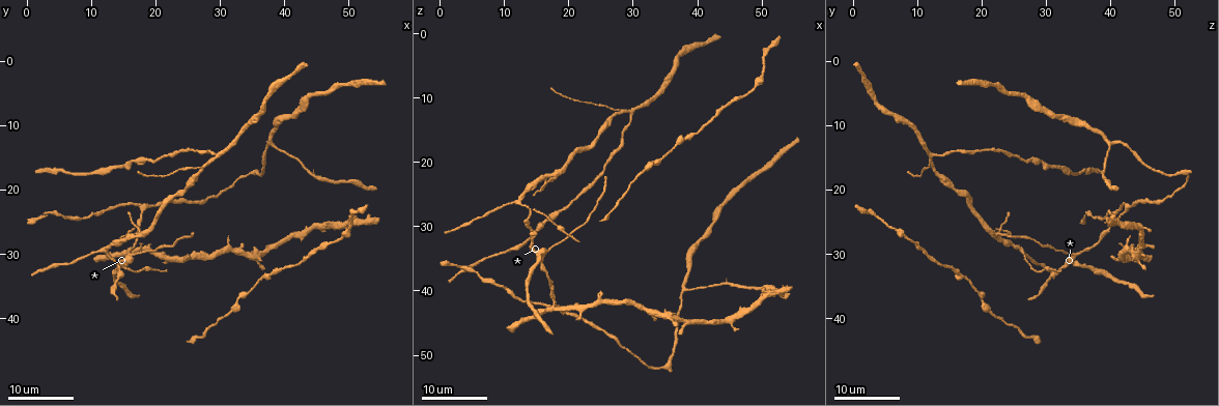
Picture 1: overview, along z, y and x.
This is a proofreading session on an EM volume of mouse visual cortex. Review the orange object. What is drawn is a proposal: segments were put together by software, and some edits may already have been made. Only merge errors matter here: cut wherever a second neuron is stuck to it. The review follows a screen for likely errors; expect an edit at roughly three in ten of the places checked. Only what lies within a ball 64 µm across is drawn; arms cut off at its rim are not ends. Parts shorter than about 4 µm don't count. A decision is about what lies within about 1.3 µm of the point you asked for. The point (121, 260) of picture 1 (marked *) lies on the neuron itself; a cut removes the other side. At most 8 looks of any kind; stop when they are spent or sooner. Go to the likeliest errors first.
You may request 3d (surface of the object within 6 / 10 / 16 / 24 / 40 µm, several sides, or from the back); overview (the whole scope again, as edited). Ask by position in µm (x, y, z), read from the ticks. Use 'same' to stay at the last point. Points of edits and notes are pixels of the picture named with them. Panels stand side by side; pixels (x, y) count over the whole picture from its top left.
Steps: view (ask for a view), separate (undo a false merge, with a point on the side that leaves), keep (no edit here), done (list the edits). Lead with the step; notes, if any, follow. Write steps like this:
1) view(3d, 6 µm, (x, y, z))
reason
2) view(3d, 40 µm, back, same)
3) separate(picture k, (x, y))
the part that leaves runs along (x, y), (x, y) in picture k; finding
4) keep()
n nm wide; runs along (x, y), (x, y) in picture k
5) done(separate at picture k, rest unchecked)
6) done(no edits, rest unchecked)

view(3d, 24 µm, (27.5, 16.0, 12.0))
a fork

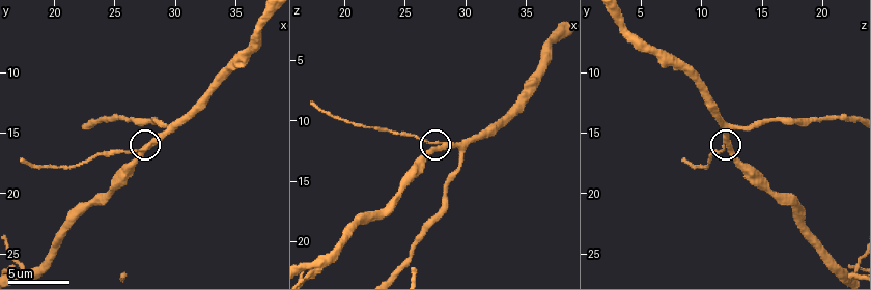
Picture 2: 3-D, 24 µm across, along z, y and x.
view(3d, 10 µm, (27.6, 16.2, 11.6))

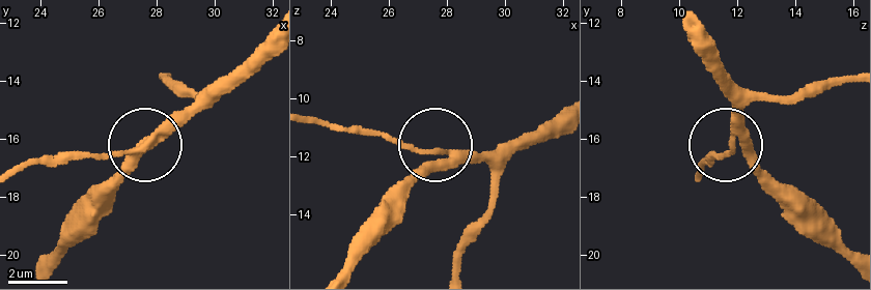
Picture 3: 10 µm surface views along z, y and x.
keep()
3 arms; runs along (46, 254), (145, 145), (63, 157) in picture 3; one neuron here

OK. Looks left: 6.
view(3d, 10 µm, (17.4, 26.2, 22.8))
four or more arms meet

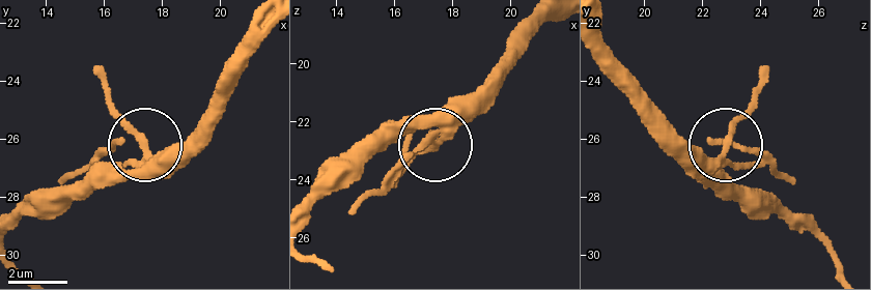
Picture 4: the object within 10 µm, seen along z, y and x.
separate(picture 4, (120, 144))
4 arms; the part that leaves runs along (712, 162), (767, 70) in picture 4; a second neuron is stuck on

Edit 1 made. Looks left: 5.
view(3d, 16 µm, (15.5, 30.0, 34.5))

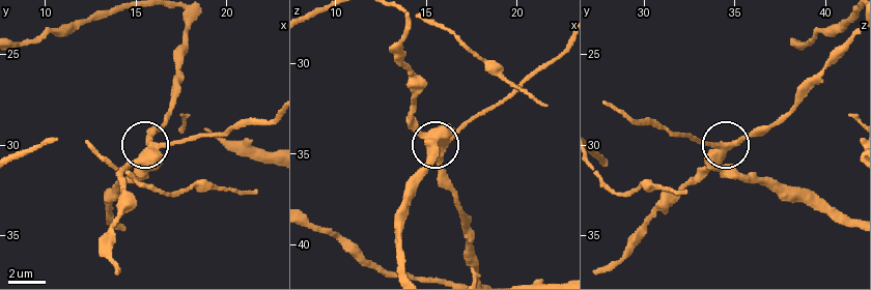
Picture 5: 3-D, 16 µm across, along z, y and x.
view(3d, 10 µm, (15.7, 30.0, 34.7))

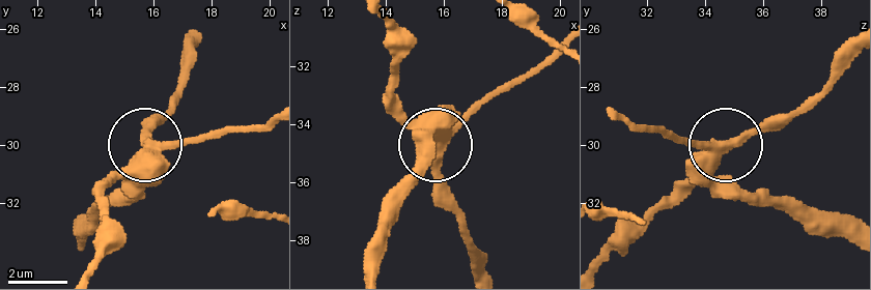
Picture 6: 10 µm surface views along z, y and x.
separate(picture 6, (200, 138))
the part that leaves runs along (171, 143), (273, 125) in picture 6; a second neuron is stuck on

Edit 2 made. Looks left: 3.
view(3d, 16 µm, (17.5, 29.0, 43.0))
two arms in line, one across

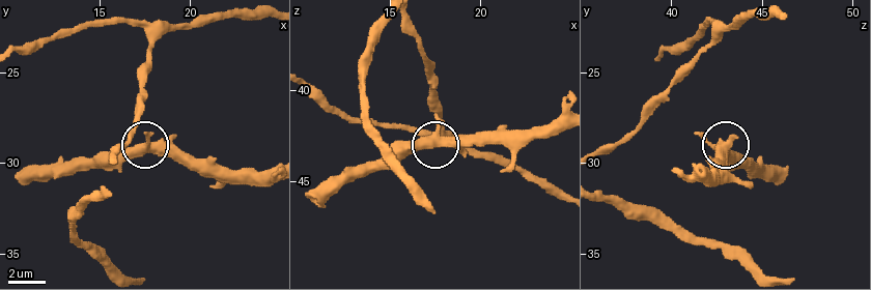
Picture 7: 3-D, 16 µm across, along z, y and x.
view(3d, 6 µm, (17.5, 29.4, 42.8))

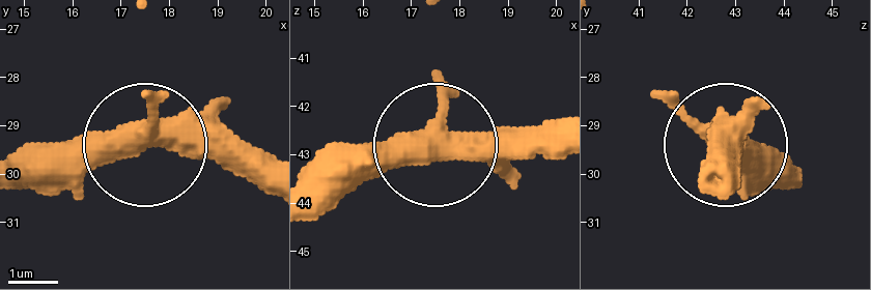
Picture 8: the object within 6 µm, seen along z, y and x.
view(3d, 6 µm, back, (17.45, 29.35, 42.90))

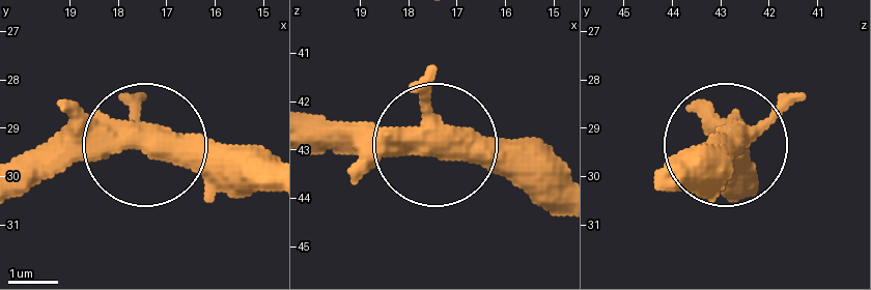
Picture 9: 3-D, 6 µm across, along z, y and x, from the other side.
keep()
all the same neuron

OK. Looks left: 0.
done(separate at picture 4, separate at picture 6, rest unchecked)

